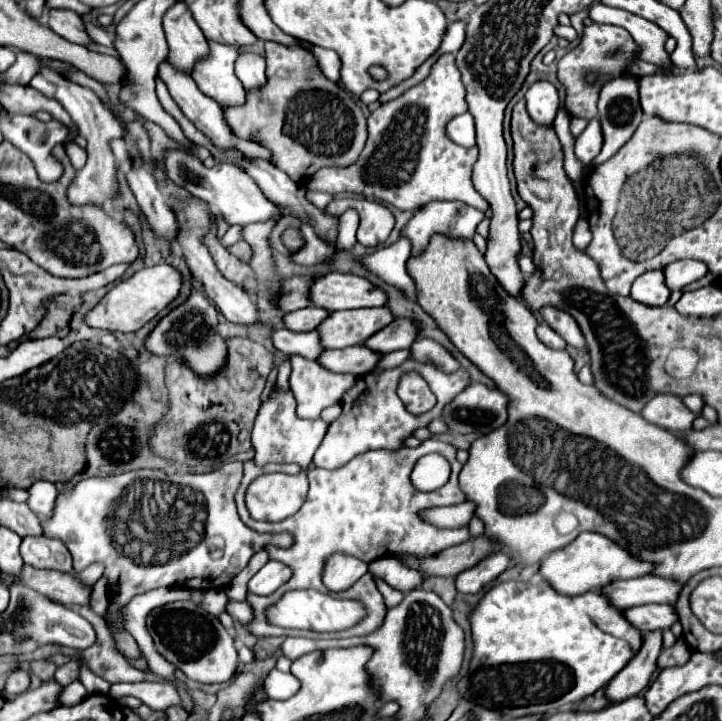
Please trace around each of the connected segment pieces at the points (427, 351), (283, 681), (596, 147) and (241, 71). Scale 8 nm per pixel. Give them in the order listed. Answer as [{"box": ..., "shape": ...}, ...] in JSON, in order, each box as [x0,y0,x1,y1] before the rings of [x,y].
[{"box":[410,337,460,373],"shape":[[[428,337],[418,339],[410,349],[412,349],[412,359],[416,359],[416,361],[432,363],[446,373],[452,373],[452,371],[460,369],[460,363],[438,341],[432,341]]]},{"box":[264,669,300,699],"shape":[[[272,669],[264,679],[264,691],[270,699],[288,699],[300,689],[300,681],[292,673],[282,673]]]},{"box":[576,117,602,163],"shape":[[[594,117],[592,121],[588,121],[588,127],[580,133],[580,137],[576,139],[576,157],[582,161],[582,163],[592,163],[592,159],[600,153],[600,147],[602,147],[602,131],[600,131],[600,123],[598,119]]]},{"box":[236,51,266,89],"shape":[[[242,51],[236,59],[236,75],[246,89],[256,89],[266,83],[264,69],[266,69],[264,57],[258,53]]]}]

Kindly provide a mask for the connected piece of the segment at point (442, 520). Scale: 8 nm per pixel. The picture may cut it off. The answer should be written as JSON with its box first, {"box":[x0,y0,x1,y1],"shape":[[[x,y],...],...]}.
{"box":[422,501,476,529],"shape":[[[466,501],[454,507],[436,507],[432,511],[424,511],[422,515],[428,517],[438,527],[454,529],[454,527],[468,525],[468,521],[474,517],[474,511],[476,511],[476,505],[472,501]]]}

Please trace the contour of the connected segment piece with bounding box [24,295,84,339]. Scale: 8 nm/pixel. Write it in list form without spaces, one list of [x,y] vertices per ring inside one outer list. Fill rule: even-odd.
[[[58,295],[50,301],[46,317],[42,323],[24,339],[46,339],[46,337],[60,337],[64,339],[70,331],[70,319],[74,311],[82,305],[82,295]]]

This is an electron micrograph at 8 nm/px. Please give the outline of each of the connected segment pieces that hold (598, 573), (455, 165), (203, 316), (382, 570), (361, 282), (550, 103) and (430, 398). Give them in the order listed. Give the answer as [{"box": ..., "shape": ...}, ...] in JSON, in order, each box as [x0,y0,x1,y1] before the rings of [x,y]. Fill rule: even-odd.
[{"box":[540,533,654,595],"shape":[[[580,533],[570,545],[566,545],[564,549],[552,551],[540,563],[542,577],[562,595],[582,595],[588,591],[600,591],[612,581],[644,577],[644,575],[650,575],[652,571],[654,571],[652,563],[632,557],[626,549],[622,549],[612,539],[600,533]]]},{"box":[306,55,489,211],"shape":[[[442,55],[430,75],[418,83],[416,87],[404,91],[400,97],[396,97],[390,103],[382,103],[376,111],[368,117],[368,143],[360,155],[360,159],[350,167],[324,167],[320,169],[306,187],[312,191],[326,191],[326,193],[360,193],[364,197],[380,199],[386,203],[392,203],[394,207],[406,211],[406,209],[420,209],[422,205],[430,201],[462,201],[466,205],[472,205],[480,211],[489,208],[488,201],[476,193],[472,185],[472,169],[478,157],[478,149],[466,149],[454,143],[446,137],[446,125],[452,117],[462,115],[468,111],[466,105],[466,89],[460,81],[460,71],[454,63],[454,55]]]},{"box":[146,281,226,375],"shape":[[[194,281],[194,291],[188,301],[176,307],[170,315],[166,315],[150,333],[146,347],[156,355],[178,355],[186,359],[186,363],[200,375],[212,375],[224,365],[226,339],[218,335],[218,313],[216,307],[206,299],[198,281]]]},{"box":[370,557,424,593],"shape":[[[380,557],[370,563],[370,573],[382,581],[386,581],[390,587],[408,593],[412,589],[418,589],[424,581],[420,573],[410,571],[406,565],[402,565],[394,557]]]},{"box":[310,273,388,311],"shape":[[[326,273],[310,287],[310,301],[328,311],[384,307],[388,295],[366,277],[352,273]]]},{"box":[526,81,560,125],"shape":[[[536,81],[526,91],[528,113],[540,125],[550,125],[554,121],[558,105],[560,105],[558,89],[550,81]]]},{"box":[398,371,436,415],"shape":[[[416,371],[402,375],[398,385],[398,397],[402,399],[408,411],[414,411],[414,415],[422,415],[436,405],[434,393],[430,391],[424,377]]]}]

